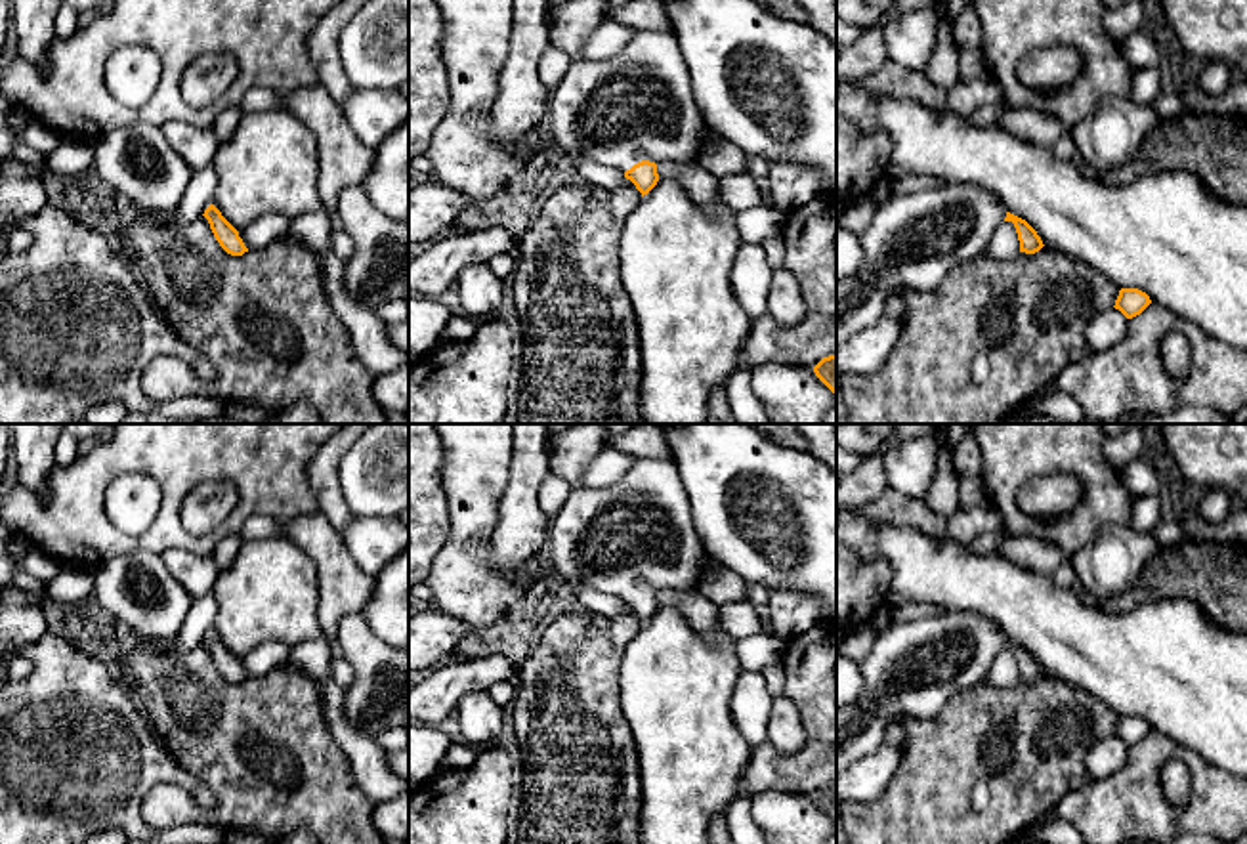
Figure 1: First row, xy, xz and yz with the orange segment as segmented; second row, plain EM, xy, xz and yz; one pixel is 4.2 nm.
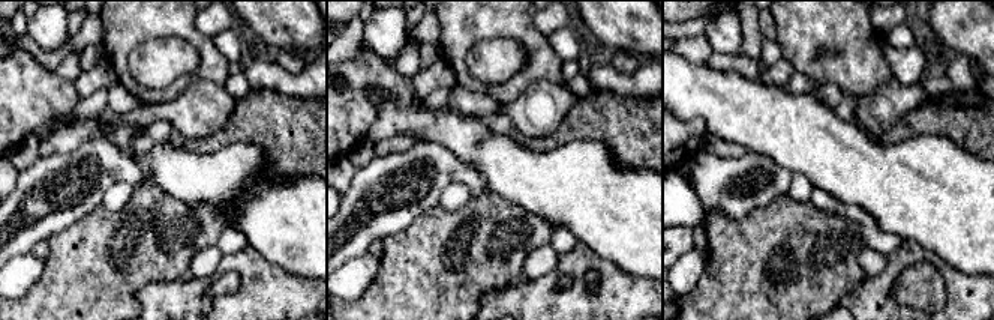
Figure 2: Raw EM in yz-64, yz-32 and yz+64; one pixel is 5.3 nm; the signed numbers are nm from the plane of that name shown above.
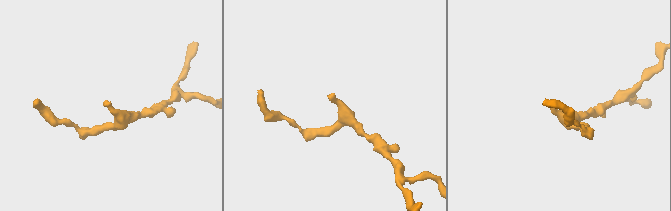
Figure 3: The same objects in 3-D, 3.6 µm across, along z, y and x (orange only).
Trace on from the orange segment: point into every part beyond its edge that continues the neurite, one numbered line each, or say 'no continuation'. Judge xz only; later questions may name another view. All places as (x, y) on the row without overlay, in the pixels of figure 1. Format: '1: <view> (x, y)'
1: xz (636, 533)

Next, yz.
1: yz (913, 669)

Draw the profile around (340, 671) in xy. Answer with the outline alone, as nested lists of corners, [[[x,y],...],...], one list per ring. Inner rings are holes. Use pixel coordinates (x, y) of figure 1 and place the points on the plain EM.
[[[330,657],[330,676],[344,689],[353,682],[353,668],[346,657]]]

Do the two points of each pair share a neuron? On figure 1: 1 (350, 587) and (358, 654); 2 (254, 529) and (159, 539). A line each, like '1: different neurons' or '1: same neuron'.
1: different neurons
2: different neurons

